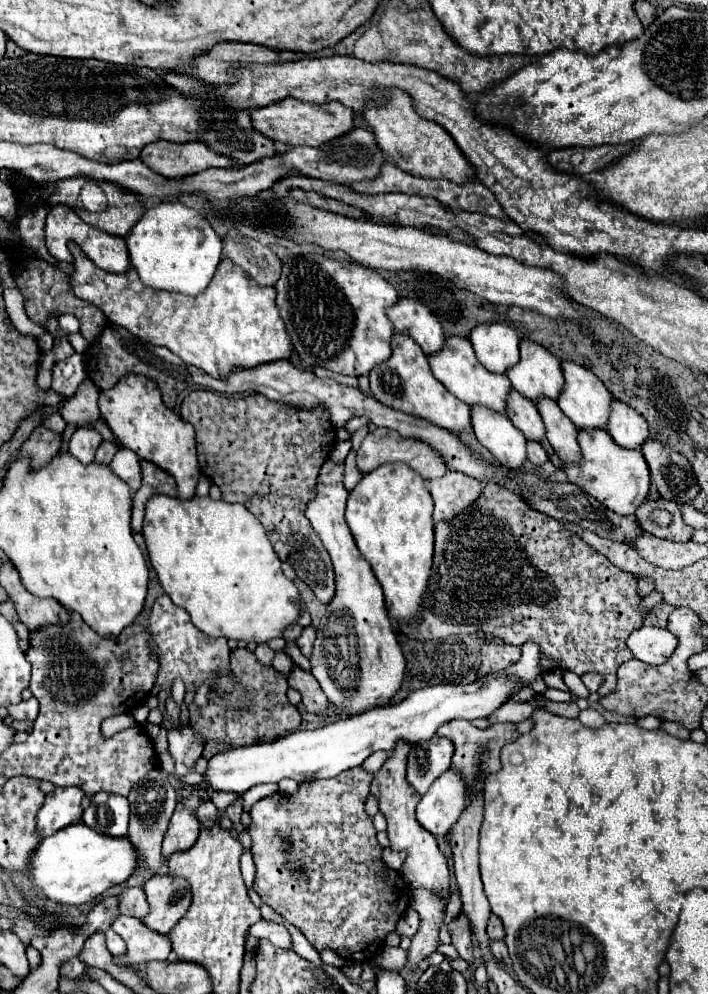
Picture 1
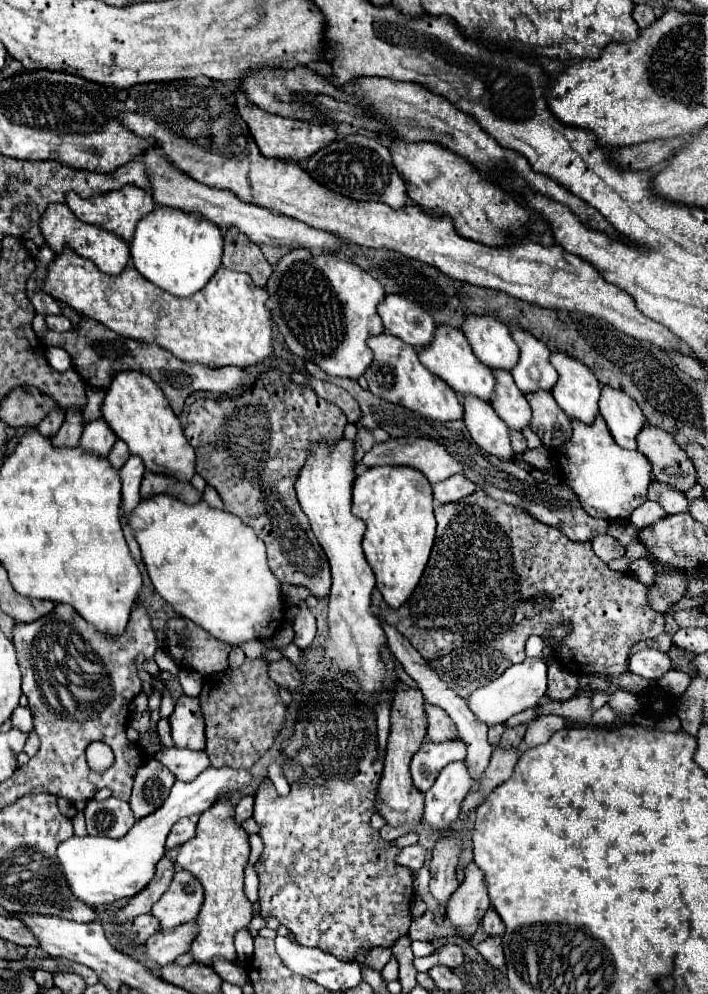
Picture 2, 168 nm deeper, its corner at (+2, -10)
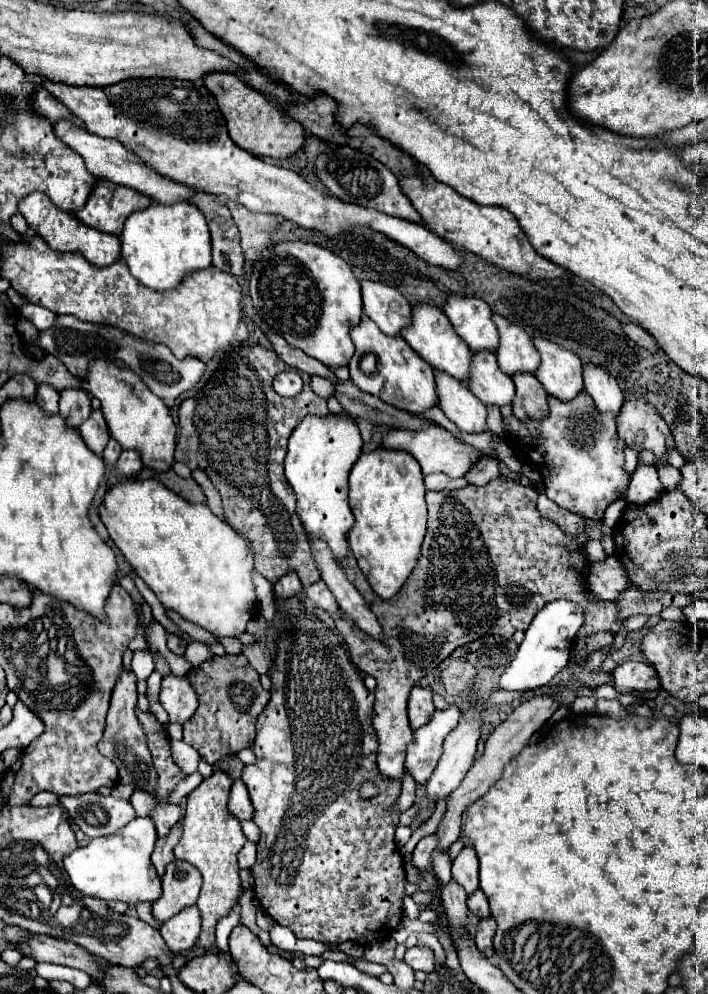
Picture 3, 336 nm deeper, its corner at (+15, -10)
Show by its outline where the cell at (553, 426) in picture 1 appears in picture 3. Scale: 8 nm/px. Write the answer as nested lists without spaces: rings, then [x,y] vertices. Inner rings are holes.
[[[515,375],[513,381],[517,387],[517,395],[513,401],[513,415],[519,421],[545,419],[549,415],[547,393],[543,391],[543,387],[535,379],[535,375]]]

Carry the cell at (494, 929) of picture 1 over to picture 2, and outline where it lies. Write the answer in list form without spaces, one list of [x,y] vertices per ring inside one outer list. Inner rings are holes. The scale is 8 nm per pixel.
[[[490,907],[482,919],[482,927],[486,931],[486,935],[494,937],[494,935],[504,935],[504,923],[500,919],[500,915],[496,913],[494,907]]]

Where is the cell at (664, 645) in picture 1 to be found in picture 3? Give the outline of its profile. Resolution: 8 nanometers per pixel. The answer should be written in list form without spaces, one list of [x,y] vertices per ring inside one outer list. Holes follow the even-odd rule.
[[[625,661],[615,669],[615,685],[619,693],[627,691],[651,691],[659,689],[657,671],[641,661]]]

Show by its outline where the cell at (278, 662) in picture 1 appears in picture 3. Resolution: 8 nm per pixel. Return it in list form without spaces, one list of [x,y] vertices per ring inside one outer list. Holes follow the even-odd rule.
[[[165,609],[166,615],[177,625],[177,627],[185,633],[186,637],[196,640],[207,641],[210,644],[219,643],[216,636],[204,630],[203,628],[183,619],[178,613]]]

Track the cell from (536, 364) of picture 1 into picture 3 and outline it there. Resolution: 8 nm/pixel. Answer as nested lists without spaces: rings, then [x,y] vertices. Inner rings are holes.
[[[493,315],[493,323],[499,331],[499,349],[497,349],[497,361],[499,369],[513,377],[517,373],[535,373],[539,367],[539,353],[533,345],[533,339],[517,325],[509,323],[501,315]]]

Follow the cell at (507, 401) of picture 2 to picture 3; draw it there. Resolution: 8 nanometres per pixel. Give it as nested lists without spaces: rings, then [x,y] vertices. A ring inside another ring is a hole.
[[[489,351],[473,353],[469,389],[483,405],[503,407],[511,405],[515,399],[515,385],[511,377],[501,373],[495,355]]]

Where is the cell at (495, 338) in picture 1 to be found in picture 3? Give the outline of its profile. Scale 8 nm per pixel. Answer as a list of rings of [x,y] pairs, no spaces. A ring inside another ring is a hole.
[[[449,297],[445,307],[445,315],[449,317],[455,333],[467,343],[467,347],[477,351],[497,351],[499,333],[495,323],[491,321],[491,309],[485,301],[477,297]]]

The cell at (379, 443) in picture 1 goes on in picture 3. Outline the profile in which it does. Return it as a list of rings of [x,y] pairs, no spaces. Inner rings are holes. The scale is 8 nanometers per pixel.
[[[437,425],[425,427],[419,433],[395,429],[395,431],[391,431],[383,439],[381,447],[385,447],[385,449],[397,449],[397,451],[405,451],[405,453],[413,455],[419,461],[423,475],[429,475],[429,473],[445,473],[445,475],[449,475],[453,479],[455,477],[463,477],[467,473],[467,469],[471,467],[471,463],[477,459],[477,455],[481,455],[477,449],[473,449],[471,445],[465,445],[463,441],[455,439],[447,429],[441,429]]]

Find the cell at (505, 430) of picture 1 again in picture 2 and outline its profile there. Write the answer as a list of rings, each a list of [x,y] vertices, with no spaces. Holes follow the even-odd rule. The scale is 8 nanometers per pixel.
[[[464,395],[462,405],[464,405],[464,423],[476,445],[502,461],[512,459],[508,427],[496,415],[492,405],[474,395]]]

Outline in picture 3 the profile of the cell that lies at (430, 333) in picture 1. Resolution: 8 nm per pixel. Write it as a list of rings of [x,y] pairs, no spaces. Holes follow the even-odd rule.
[[[361,281],[361,289],[365,315],[375,321],[385,335],[397,337],[401,329],[411,325],[413,307],[397,289],[375,281]]]

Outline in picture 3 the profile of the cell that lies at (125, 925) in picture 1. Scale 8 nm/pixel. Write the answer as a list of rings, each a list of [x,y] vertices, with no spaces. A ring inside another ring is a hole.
[[[193,905],[171,917],[167,923],[163,923],[161,935],[169,951],[177,953],[177,951],[187,951],[195,945],[199,929],[201,929],[201,915],[199,909]]]

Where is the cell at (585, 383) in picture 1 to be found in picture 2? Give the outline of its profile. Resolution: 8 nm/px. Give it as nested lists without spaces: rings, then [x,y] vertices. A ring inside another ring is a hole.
[[[552,353],[550,363],[558,371],[558,381],[552,389],[562,411],[582,423],[592,423],[598,415],[600,383],[594,373],[578,359],[566,353]]]

